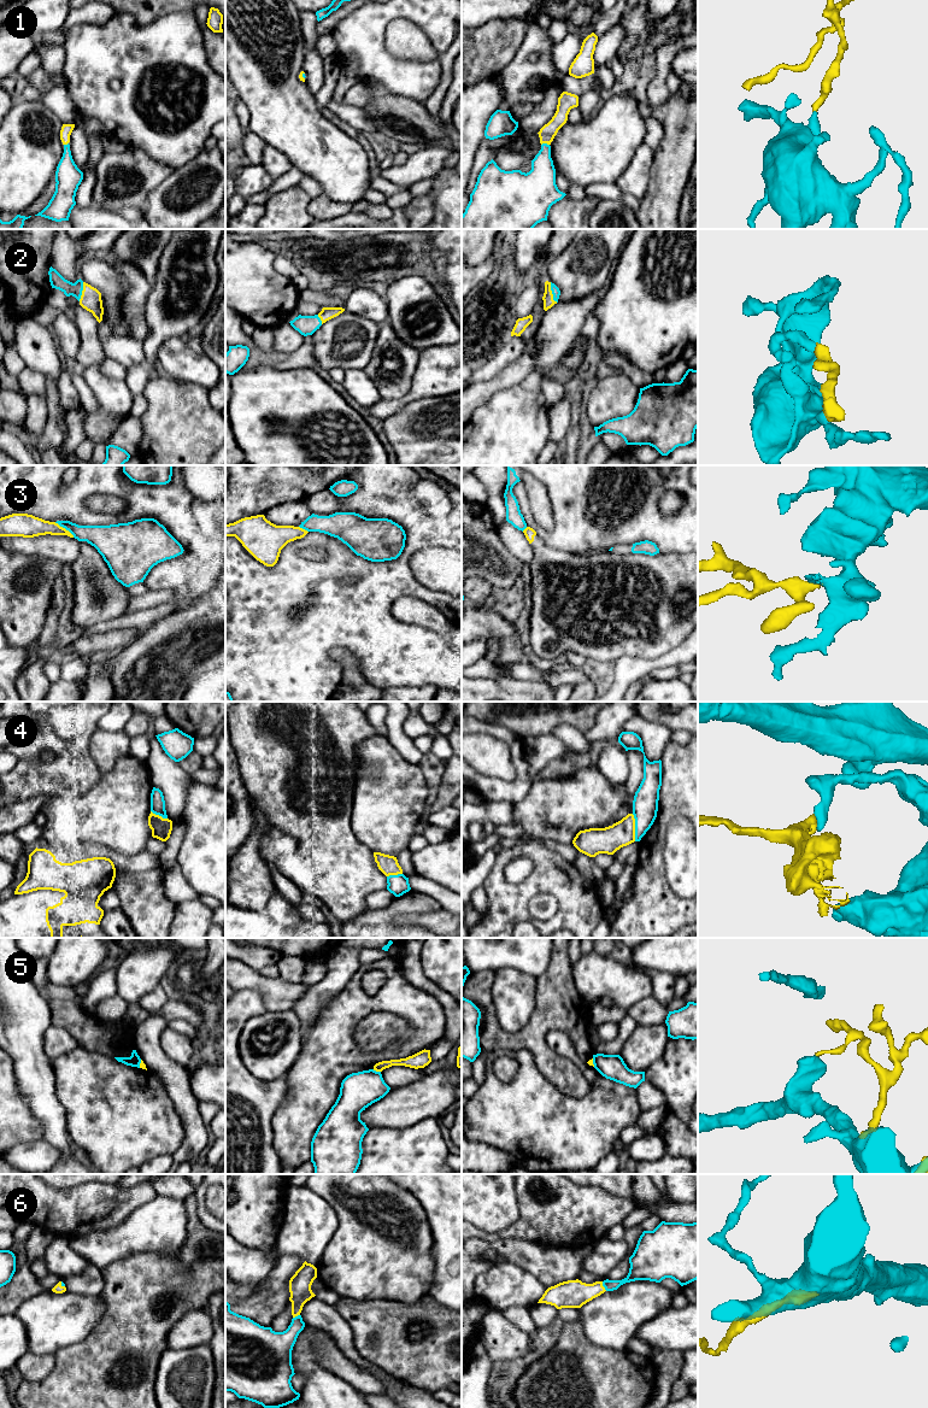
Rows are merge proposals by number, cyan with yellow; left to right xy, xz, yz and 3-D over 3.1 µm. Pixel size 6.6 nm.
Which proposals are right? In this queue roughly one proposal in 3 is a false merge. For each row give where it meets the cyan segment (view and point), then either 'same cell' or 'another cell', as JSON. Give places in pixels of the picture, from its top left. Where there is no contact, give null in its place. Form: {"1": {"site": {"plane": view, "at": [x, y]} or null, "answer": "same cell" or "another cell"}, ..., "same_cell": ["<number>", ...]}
{"1": {"site": {"plane": "yz", "at": [545, 144]}, "answer": "same cell"}, "2": {"site": {"plane": "yz", "at": [552, 293]}, "answer": "same cell"}, "3": {"site": {"plane": "xy", "at": [64, 527]}, "answer": "another cell"}, "4": {"site": {"plane": "yz", "at": [635, 827]}, "answer": "another cell"}, "5": {"site": {"plane": "xz", "at": [375, 1071]}, "answer": "another cell"}, "6": {"site": {"plane": "yz", "at": [603, 1285]}, "answer": "same cell"}, "same_cell": ["1", "2", "6"]}

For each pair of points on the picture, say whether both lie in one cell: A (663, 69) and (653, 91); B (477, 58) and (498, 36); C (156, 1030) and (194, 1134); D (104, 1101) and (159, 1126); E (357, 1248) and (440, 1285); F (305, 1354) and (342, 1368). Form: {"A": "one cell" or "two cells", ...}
{"A": "one cell", "B": "one cell", "C": "one cell", "D": "one cell", "E": "two cells", "F": "two cells"}

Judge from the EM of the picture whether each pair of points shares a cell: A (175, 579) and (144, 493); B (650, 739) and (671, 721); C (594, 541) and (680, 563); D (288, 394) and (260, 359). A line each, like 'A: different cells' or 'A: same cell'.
A: same cell
B: different cells
C: different cells
D: different cells

